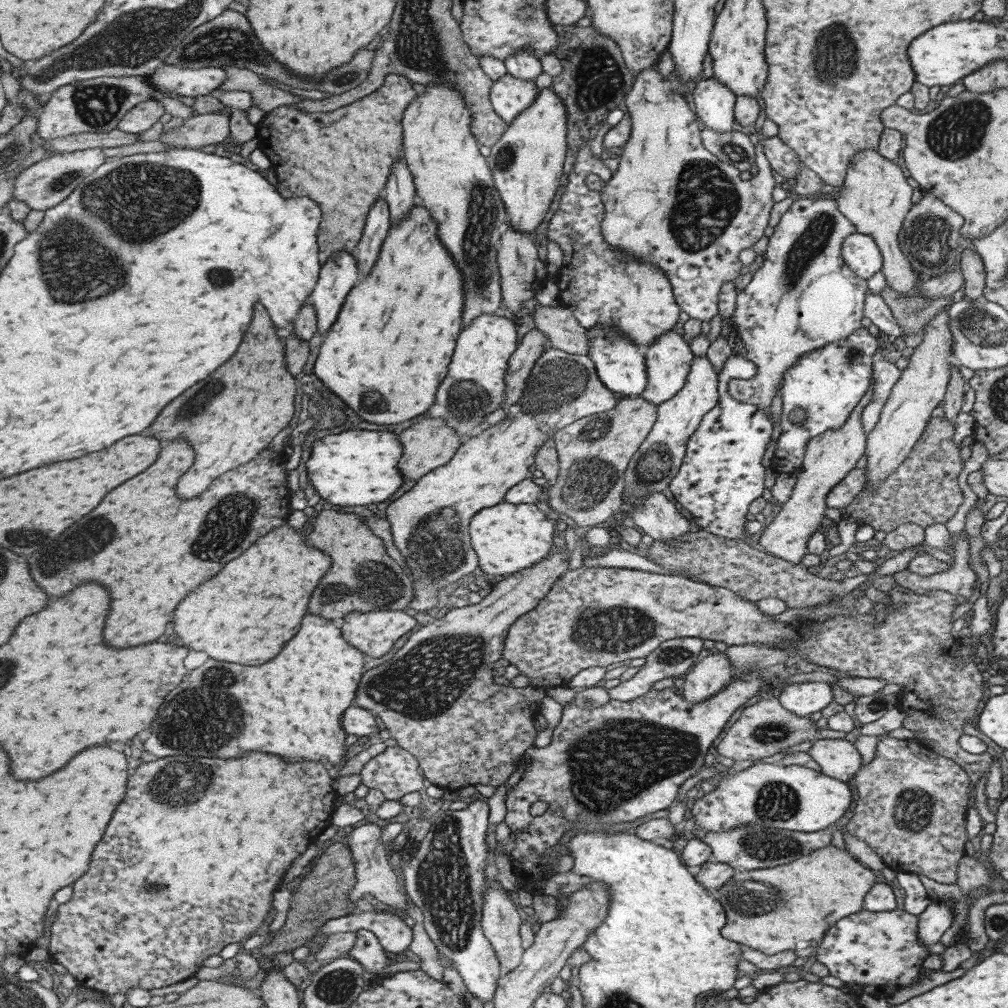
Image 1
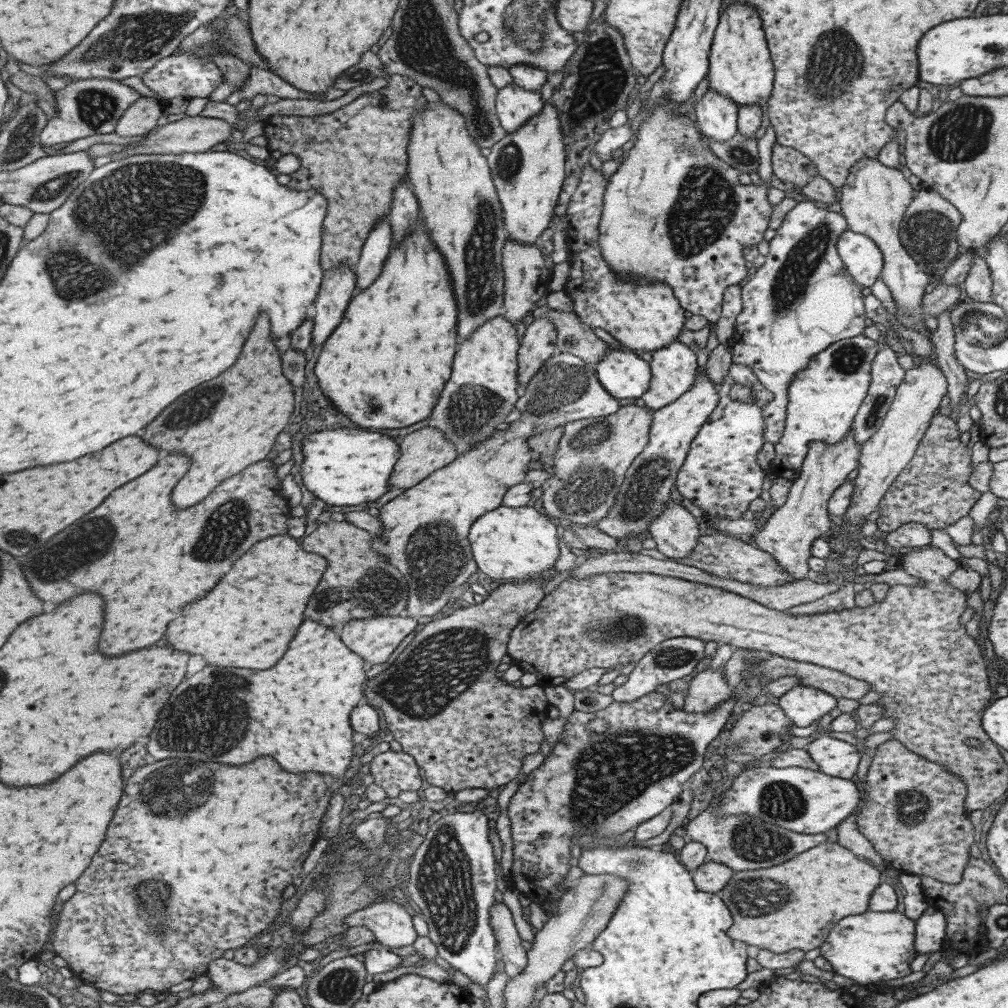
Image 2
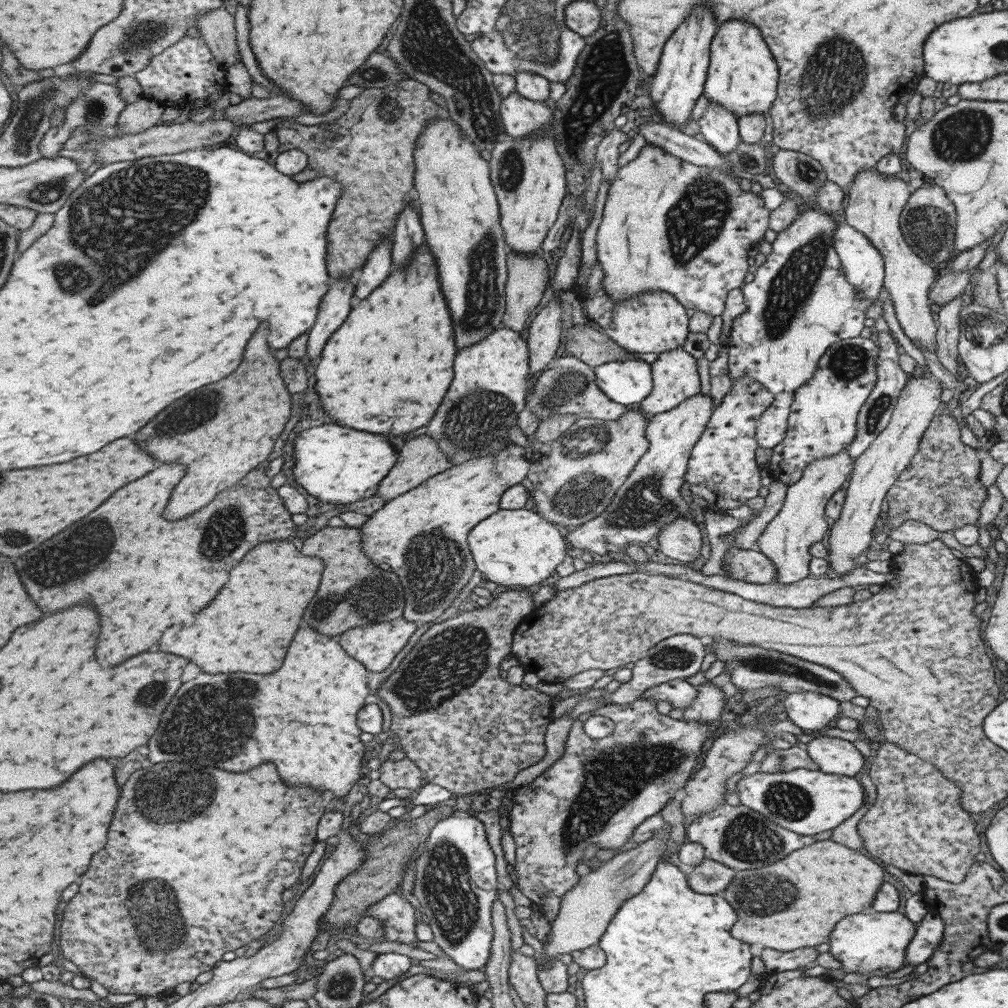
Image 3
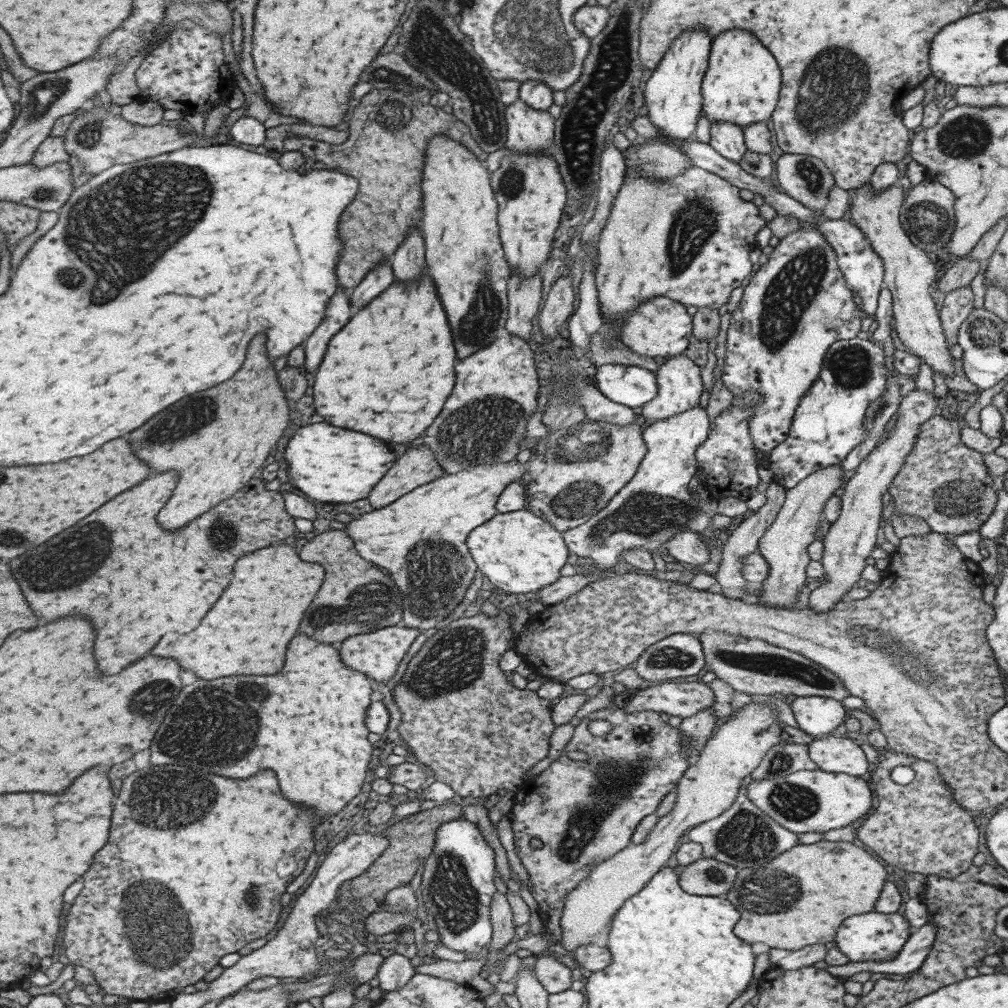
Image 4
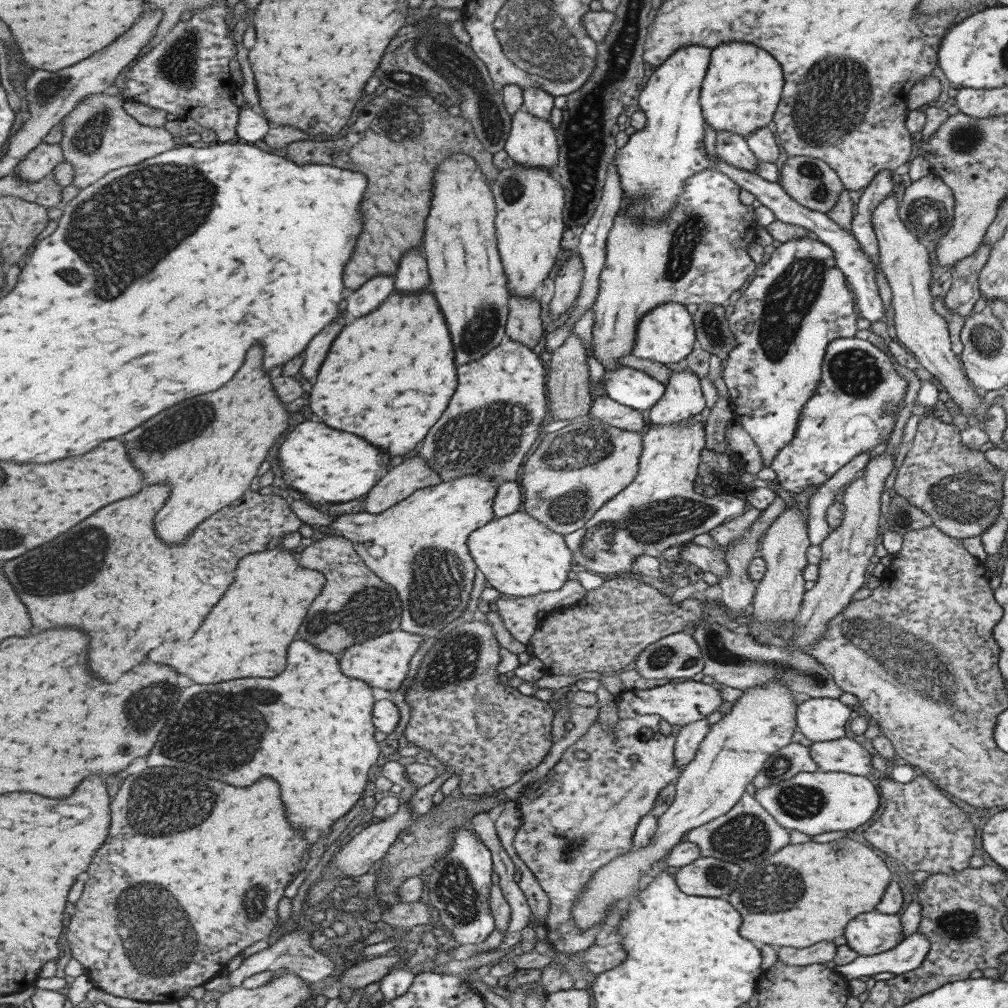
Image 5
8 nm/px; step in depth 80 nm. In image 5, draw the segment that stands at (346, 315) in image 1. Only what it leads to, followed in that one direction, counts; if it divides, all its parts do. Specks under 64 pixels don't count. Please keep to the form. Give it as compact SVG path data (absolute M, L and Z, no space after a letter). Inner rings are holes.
M393 292L387 296L387 300L383 300L375 310L371 310L367 316L355 318L349 326L345 326L335 340L331 342L331 348L315 376L315 384L311 386L311 396L309 396L309 404L311 404L311 412L315 412L315 416L319 416L321 420L325 420L327 426L335 428L335 430L347 430L351 434L357 434L361 438L365 438L367 442L371 442L373 446L379 446L381 450L387 450L389 456L401 456L407 454L409 450L414 448L415 444L423 440L423 436L427 434L427 428L431 428L435 424L435 420L441 416L441 412L445 410L451 394L455 390L455 366L453 366L453 346L449 340L449 332L445 326L445 320L437 308L437 302L433 300L433 296L429 292L421 292L421 294L399 294Z

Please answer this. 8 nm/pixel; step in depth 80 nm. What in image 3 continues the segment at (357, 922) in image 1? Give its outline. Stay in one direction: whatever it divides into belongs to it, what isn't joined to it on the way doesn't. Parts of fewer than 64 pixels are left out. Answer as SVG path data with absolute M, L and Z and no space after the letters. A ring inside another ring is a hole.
M393 891L370 905L363 912L363 916L375 917L383 923L381 939L387 938L389 942L401 942L401 944L410 944L416 940L413 930L415 912L403 895L397 895Z

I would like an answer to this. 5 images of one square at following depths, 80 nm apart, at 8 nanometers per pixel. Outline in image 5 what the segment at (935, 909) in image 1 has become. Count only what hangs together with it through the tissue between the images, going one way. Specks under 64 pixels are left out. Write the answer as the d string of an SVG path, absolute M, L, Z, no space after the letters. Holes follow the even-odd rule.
M915 931L887 952L858 956L849 964L833 966L832 970L847 981L851 978L866 979L881 972L897 975L917 968L928 953L929 947L927 937Z

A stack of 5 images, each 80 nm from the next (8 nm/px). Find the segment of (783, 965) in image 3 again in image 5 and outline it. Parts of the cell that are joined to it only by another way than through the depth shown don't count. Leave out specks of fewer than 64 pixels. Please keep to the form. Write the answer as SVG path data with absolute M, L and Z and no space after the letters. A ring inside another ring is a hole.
M821 941L805 948L776 948L776 954L779 962L786 964L787 966L807 966L807 965L819 965L824 964L828 960L832 960L835 945L831 941Z

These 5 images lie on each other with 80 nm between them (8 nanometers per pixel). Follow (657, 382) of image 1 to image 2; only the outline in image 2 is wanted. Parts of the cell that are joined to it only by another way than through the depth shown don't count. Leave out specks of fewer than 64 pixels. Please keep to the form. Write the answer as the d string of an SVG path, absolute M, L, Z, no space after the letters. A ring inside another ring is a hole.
M677 339L654 350L649 364L650 379L639 403L652 411L677 400L694 384L696 356Z

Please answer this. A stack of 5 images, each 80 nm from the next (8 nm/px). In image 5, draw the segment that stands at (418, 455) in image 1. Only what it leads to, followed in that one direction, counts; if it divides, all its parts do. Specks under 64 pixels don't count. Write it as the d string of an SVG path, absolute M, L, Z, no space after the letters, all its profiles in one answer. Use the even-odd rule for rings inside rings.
M418 454L391 468L367 494L365 512L379 514L414 490L439 484L440 476Z

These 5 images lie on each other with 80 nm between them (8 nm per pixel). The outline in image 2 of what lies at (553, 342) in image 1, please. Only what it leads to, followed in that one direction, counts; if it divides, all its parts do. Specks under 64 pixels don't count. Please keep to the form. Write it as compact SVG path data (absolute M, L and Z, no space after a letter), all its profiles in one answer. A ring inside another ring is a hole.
M547 310L543 315L555 327L555 348L559 353L571 354L585 364L595 366L611 348L603 340L595 336L591 327L582 324L569 312Z

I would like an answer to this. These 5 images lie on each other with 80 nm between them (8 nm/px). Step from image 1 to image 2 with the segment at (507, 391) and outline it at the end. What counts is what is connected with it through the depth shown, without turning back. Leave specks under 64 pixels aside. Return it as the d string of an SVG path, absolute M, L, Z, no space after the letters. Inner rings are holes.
M532 315L527 321L526 330L518 341L516 383L526 386L528 381L556 351L555 327L545 316Z

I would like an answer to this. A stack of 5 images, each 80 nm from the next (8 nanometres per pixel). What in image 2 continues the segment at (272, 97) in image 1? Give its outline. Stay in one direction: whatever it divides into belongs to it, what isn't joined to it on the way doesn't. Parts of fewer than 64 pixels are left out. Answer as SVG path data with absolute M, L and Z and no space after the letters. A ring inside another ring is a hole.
M216 52L211 61L215 62L215 66L219 66L219 70L225 76L225 82L213 94L209 94L208 98L216 102L224 102L238 86L242 86L247 80L250 67L228 52Z

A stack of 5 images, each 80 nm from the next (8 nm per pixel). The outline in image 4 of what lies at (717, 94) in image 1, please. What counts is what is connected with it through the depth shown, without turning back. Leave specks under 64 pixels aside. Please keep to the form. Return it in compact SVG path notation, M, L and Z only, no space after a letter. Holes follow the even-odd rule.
M725 121L710 122L708 143L715 152L733 162L742 159L746 149L742 129Z

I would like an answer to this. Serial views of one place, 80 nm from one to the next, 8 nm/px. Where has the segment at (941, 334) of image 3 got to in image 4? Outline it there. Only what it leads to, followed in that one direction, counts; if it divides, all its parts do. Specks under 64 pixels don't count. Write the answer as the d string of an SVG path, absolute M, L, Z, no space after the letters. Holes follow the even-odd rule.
M969 285L952 290L949 295L945 295L943 302L941 302L938 316L949 350L951 345L955 345L957 330L965 318L969 316L971 310L973 310L973 295Z

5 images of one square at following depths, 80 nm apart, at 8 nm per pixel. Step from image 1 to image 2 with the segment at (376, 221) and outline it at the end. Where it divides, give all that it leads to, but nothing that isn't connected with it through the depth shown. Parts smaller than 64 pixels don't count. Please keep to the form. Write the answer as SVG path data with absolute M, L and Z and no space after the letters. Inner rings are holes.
M385 216L381 217L367 233L368 237L363 241L359 258L353 266L354 274L357 276L357 290L369 286L379 276L385 256L392 247L392 231L389 228Z

